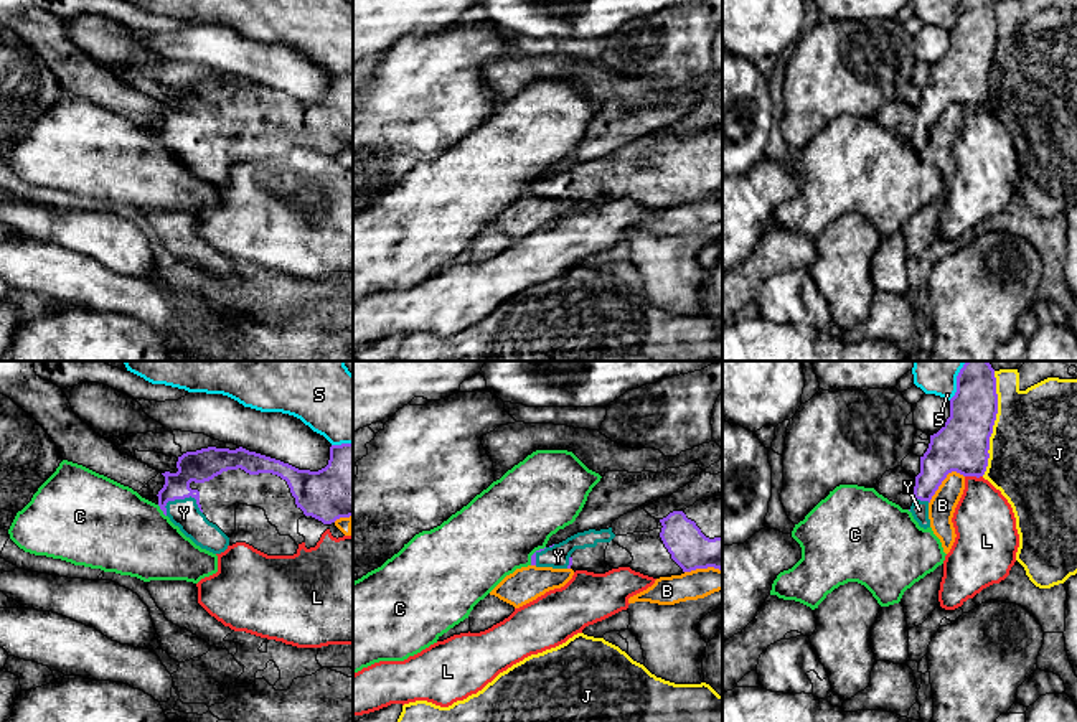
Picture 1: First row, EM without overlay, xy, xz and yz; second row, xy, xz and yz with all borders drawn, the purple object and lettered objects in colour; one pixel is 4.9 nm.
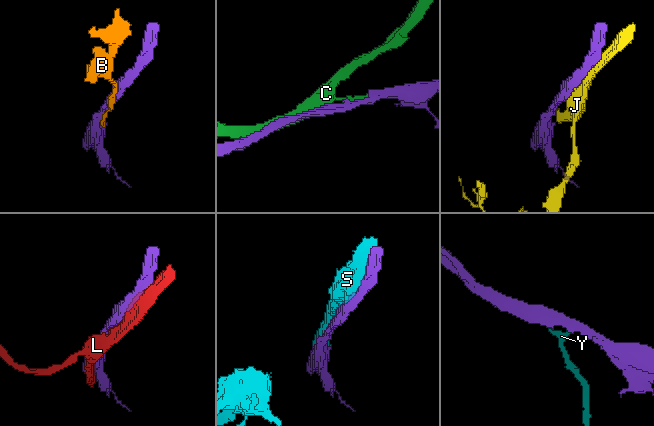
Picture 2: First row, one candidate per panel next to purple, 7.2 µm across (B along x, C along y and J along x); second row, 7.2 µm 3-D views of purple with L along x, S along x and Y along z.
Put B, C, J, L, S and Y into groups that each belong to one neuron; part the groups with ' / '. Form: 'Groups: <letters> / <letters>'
Groups: B J / C / L / S / Y

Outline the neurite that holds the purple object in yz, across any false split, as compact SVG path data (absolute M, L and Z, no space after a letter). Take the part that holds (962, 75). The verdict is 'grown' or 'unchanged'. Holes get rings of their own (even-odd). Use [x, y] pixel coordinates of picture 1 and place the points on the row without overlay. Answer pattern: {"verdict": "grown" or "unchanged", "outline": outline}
{"verdict": "grown", "outline": "M960 0L950 48L930 66L920 87L910 143L920 158L930 158L929 134L948 104L983 107L990 89L990 68L998 45L995 0Z"}

